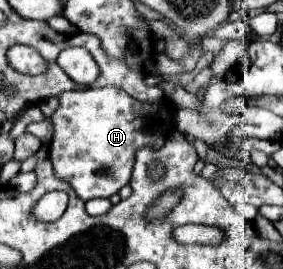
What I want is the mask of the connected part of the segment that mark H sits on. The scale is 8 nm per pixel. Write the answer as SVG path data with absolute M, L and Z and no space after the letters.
M114 87L66 91L60 95L60 107L56 111L56 147L48 147L48 155L54 163L56 177L66 181L80 199L88 201L94 197L110 197L128 185L136 151L144 145L162 147L168 131L174 131L174 109L166 99L158 103L142 103L126 95L122 89Z

